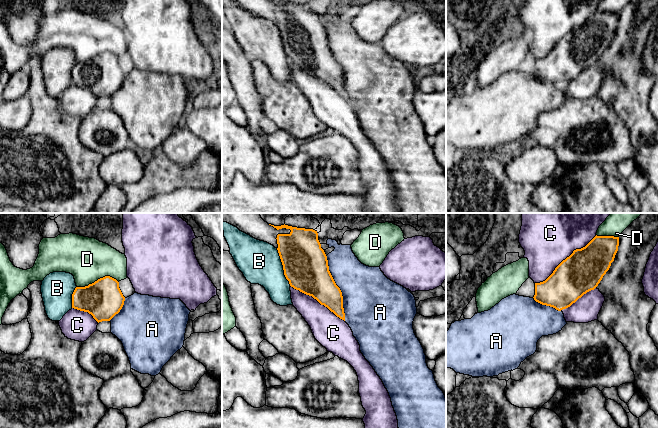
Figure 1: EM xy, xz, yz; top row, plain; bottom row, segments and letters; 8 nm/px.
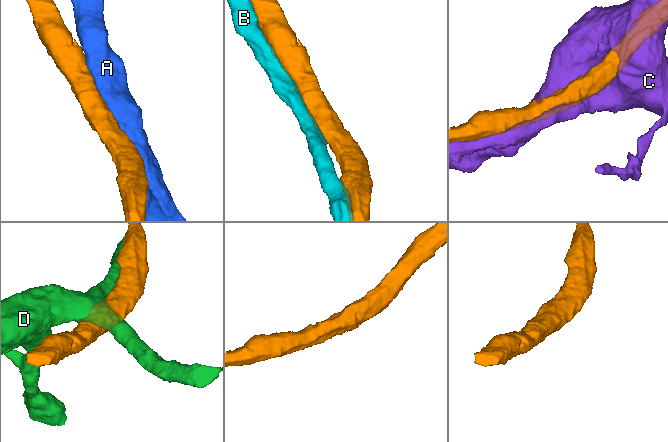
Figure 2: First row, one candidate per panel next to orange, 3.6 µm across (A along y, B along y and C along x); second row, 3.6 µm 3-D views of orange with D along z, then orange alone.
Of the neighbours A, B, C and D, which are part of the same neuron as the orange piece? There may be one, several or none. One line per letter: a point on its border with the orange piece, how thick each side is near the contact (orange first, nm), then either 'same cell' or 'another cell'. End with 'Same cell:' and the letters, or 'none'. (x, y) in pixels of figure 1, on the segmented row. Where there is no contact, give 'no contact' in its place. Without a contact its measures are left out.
A: contact xz (339, 288); calibres 300 and 420 nm; same cell
B: contact xz (283, 267); calibres 360 and 320 nm; another cell
C: contact yz (566, 258); calibres 320 and 480 nm; another cell
D: contact xy (98, 279); calibres 320 and 360 nm; another cell
Same cell: A

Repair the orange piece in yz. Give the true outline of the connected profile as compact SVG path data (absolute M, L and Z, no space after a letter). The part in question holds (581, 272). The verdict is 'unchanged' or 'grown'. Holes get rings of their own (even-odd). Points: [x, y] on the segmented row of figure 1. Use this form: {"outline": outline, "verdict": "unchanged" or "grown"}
{"outline": "M596 235L585 247L574 250L545 281L535 283L534 300L558 311L570 307L598 286L618 246L619 237Z", "verdict": "unchanged"}

